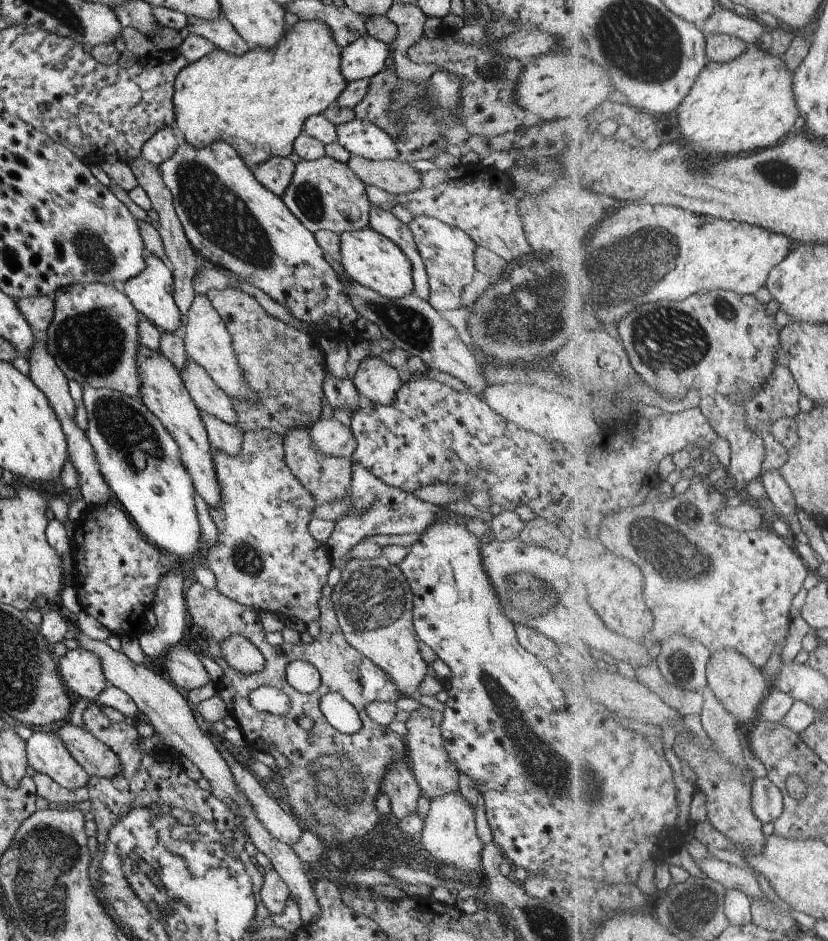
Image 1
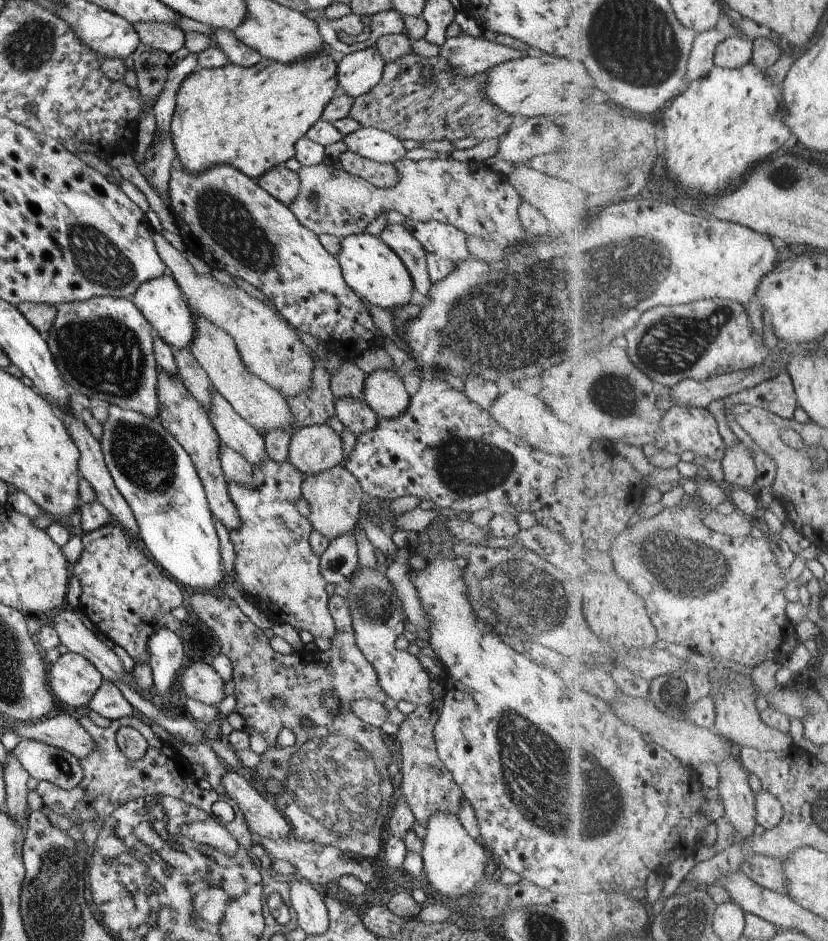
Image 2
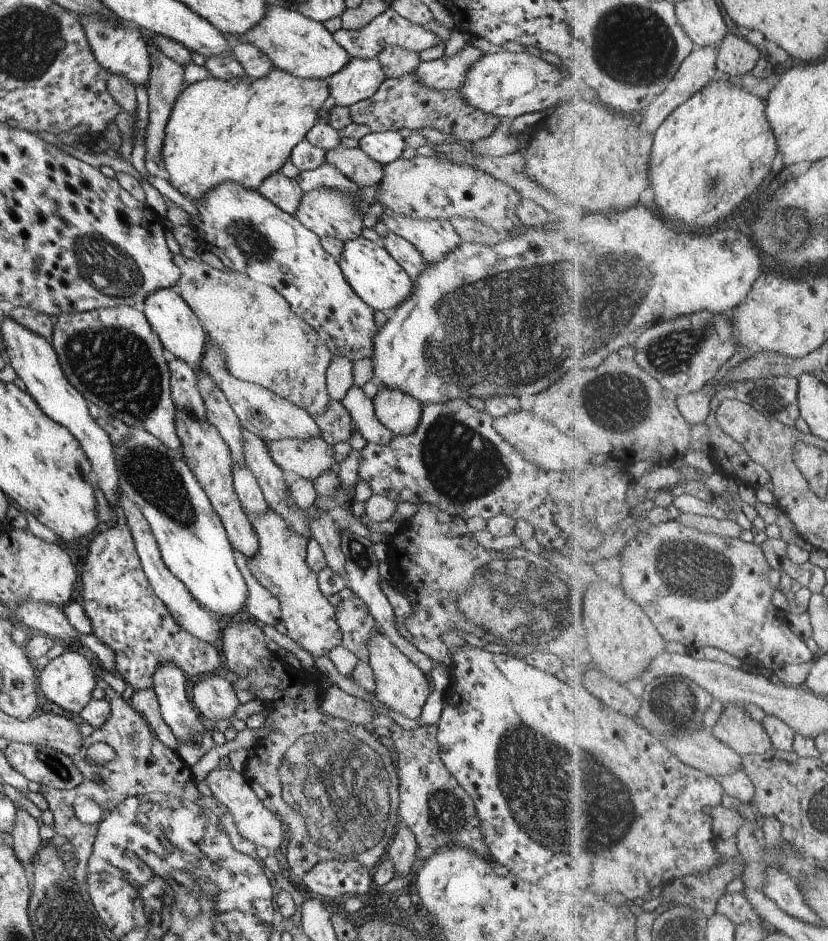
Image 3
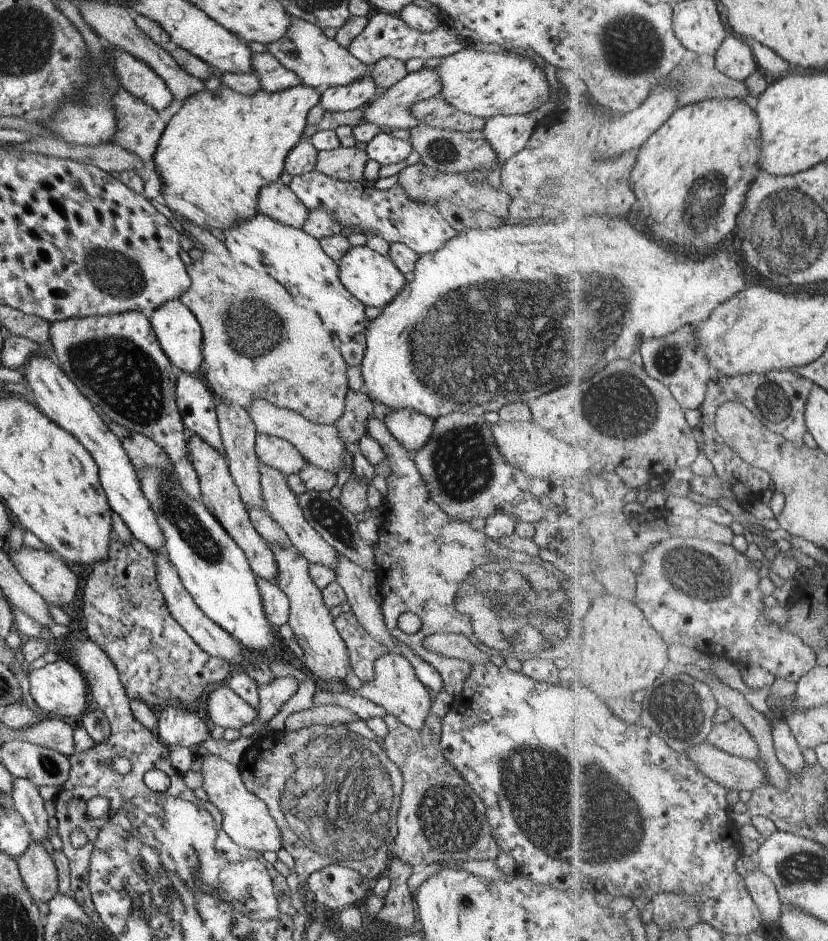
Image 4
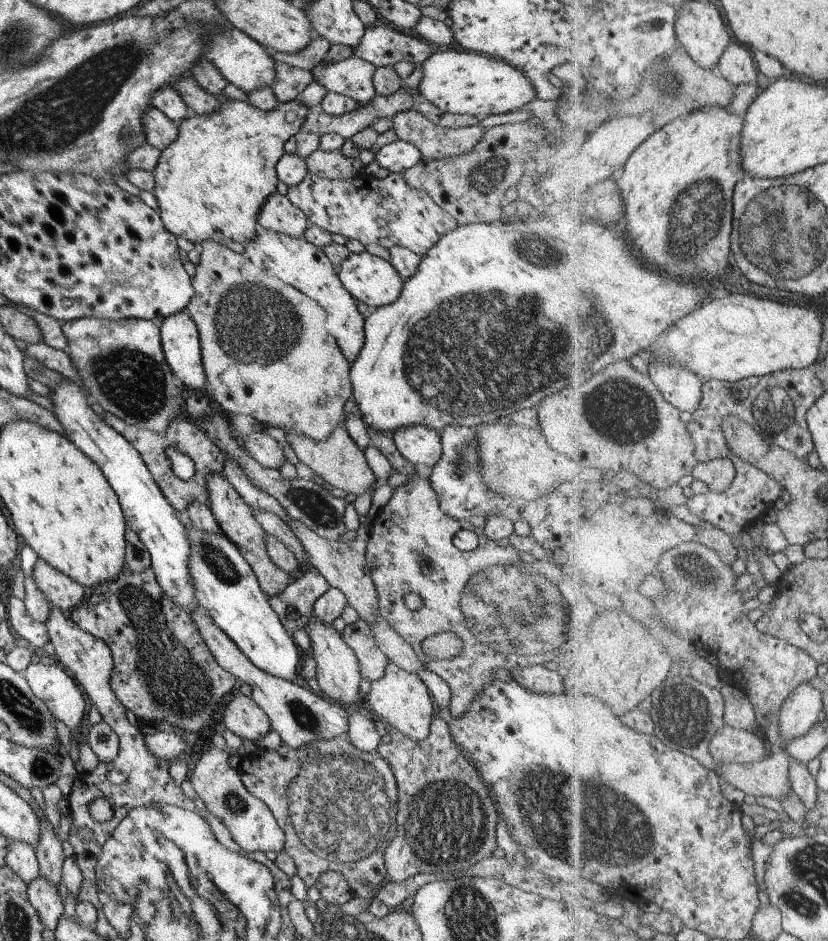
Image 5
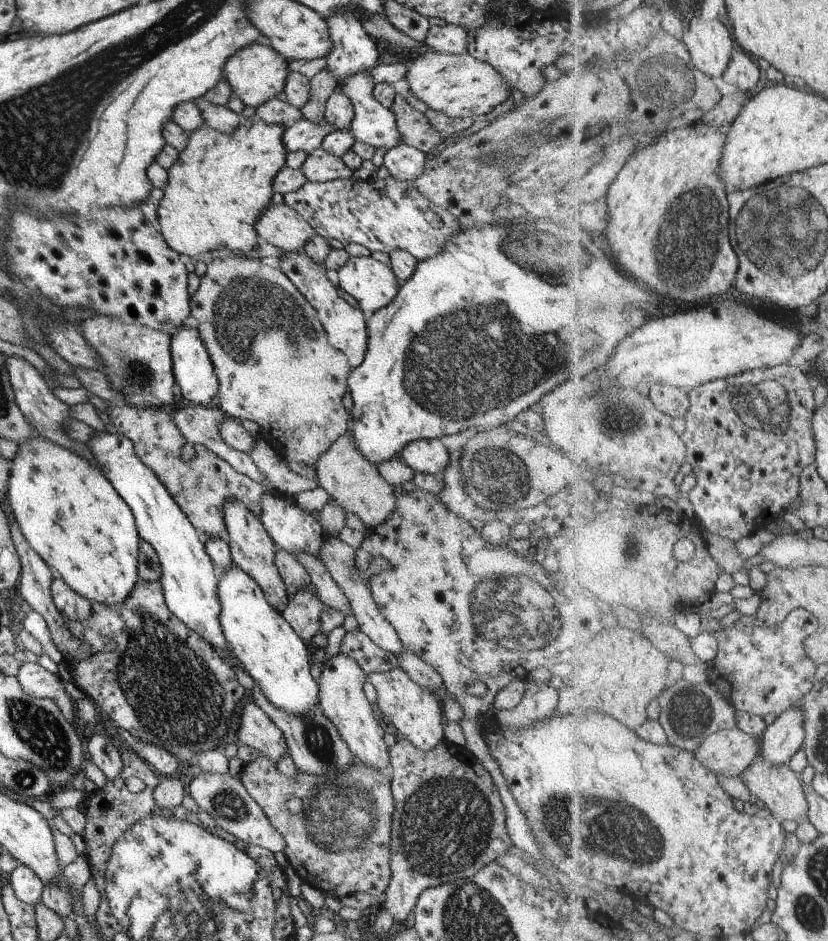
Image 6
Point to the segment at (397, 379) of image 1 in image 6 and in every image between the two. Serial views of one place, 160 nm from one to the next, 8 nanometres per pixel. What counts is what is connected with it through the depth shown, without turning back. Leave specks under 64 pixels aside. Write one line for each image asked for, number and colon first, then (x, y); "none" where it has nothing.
2: (382, 390)
3: (399, 413)
4: (411, 429)
5: (418, 444)
6: (428, 456)

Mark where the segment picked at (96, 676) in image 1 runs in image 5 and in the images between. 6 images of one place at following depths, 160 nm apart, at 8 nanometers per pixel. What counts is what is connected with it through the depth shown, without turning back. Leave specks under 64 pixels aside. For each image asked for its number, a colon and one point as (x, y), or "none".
2: (72, 679)
3: (67, 681)
4: (58, 688)
5: (50, 684)

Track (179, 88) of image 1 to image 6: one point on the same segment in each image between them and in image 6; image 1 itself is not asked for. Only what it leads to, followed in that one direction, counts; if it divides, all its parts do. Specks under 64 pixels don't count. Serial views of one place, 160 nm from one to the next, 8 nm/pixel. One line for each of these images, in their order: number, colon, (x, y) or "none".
2: (248, 117)
3: (241, 130)
4: (220, 147)
5: (209, 182)
6: (219, 184)

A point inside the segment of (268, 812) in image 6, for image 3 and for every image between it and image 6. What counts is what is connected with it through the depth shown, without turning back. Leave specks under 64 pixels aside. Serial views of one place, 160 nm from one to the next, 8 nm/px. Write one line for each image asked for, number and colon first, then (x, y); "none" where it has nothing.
3: (305, 754)
4: (285, 770)
5: (322, 821)

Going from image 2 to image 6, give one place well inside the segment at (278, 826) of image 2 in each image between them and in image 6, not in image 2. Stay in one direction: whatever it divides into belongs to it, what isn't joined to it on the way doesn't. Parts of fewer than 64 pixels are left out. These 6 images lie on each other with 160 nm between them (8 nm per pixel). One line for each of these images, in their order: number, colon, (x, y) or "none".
3: (254, 821)
4: (245, 819)
5: (251, 825)
6: (224, 798)

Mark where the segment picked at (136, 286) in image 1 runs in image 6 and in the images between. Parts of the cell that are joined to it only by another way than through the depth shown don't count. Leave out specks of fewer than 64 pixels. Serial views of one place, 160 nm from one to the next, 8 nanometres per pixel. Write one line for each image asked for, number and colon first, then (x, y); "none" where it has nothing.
2: (159, 300)
3: (176, 327)
4: (178, 333)
5: (179, 339)
6: (191, 367)

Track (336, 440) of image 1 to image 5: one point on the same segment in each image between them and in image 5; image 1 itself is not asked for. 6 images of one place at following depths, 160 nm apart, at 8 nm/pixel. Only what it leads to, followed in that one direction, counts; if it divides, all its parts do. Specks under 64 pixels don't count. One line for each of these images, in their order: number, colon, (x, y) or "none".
2: (314, 448)
3: (306, 458)
4: (277, 453)
5: (260, 446)

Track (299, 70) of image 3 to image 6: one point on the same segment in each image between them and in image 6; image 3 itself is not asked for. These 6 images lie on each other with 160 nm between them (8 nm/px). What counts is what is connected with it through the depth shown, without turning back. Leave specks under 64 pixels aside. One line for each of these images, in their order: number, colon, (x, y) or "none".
4: (305, 50)
5: (352, 77)
6: (372, 123)

